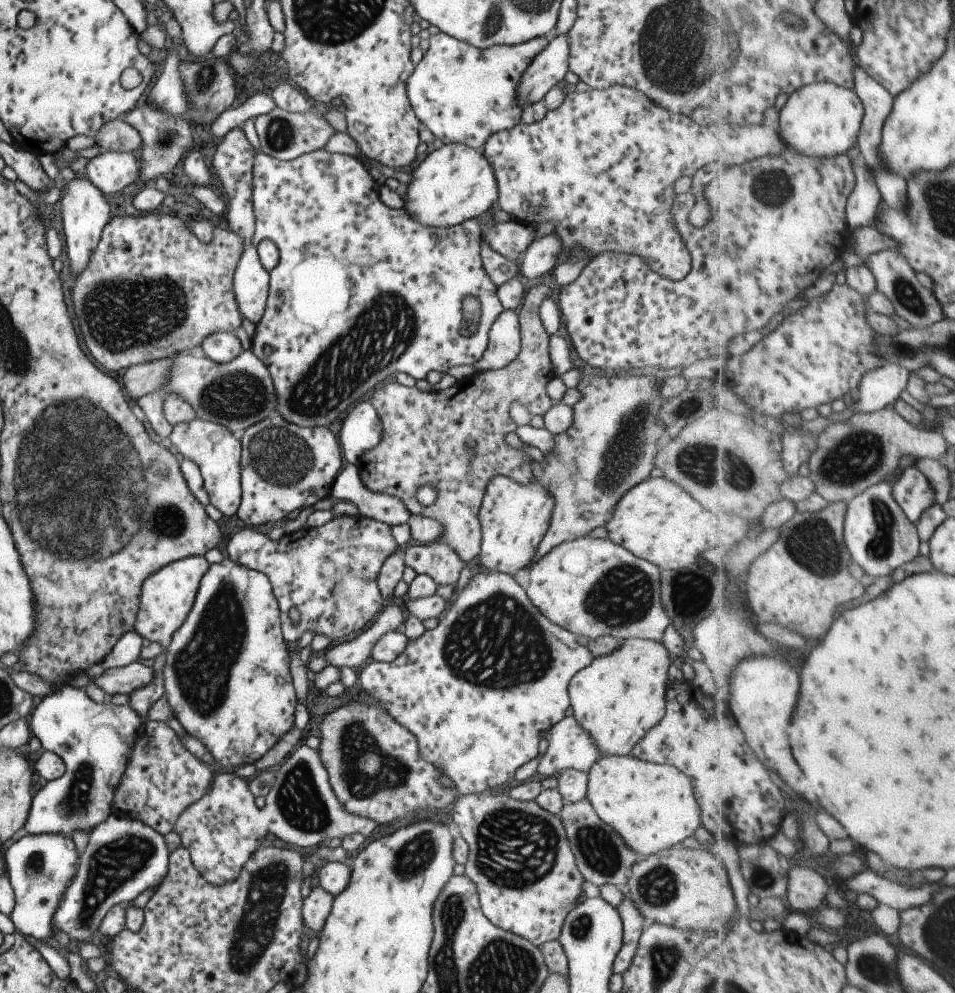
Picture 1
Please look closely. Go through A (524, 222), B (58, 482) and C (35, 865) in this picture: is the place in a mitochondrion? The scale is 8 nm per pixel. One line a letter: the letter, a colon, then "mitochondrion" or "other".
A: other
B: mitochondrion
C: mitochondrion

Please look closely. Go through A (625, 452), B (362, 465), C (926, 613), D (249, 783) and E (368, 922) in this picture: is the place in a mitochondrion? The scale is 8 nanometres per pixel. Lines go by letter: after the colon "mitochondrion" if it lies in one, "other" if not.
A: mitochondrion
B: other
C: other
D: other
E: other

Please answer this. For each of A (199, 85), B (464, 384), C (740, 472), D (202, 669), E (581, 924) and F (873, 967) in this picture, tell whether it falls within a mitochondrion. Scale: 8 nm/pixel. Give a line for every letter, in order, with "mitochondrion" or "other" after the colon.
A: mitochondrion
B: other
C: mitochondrion
D: mitochondrion
E: mitochondrion
F: mitochondrion

